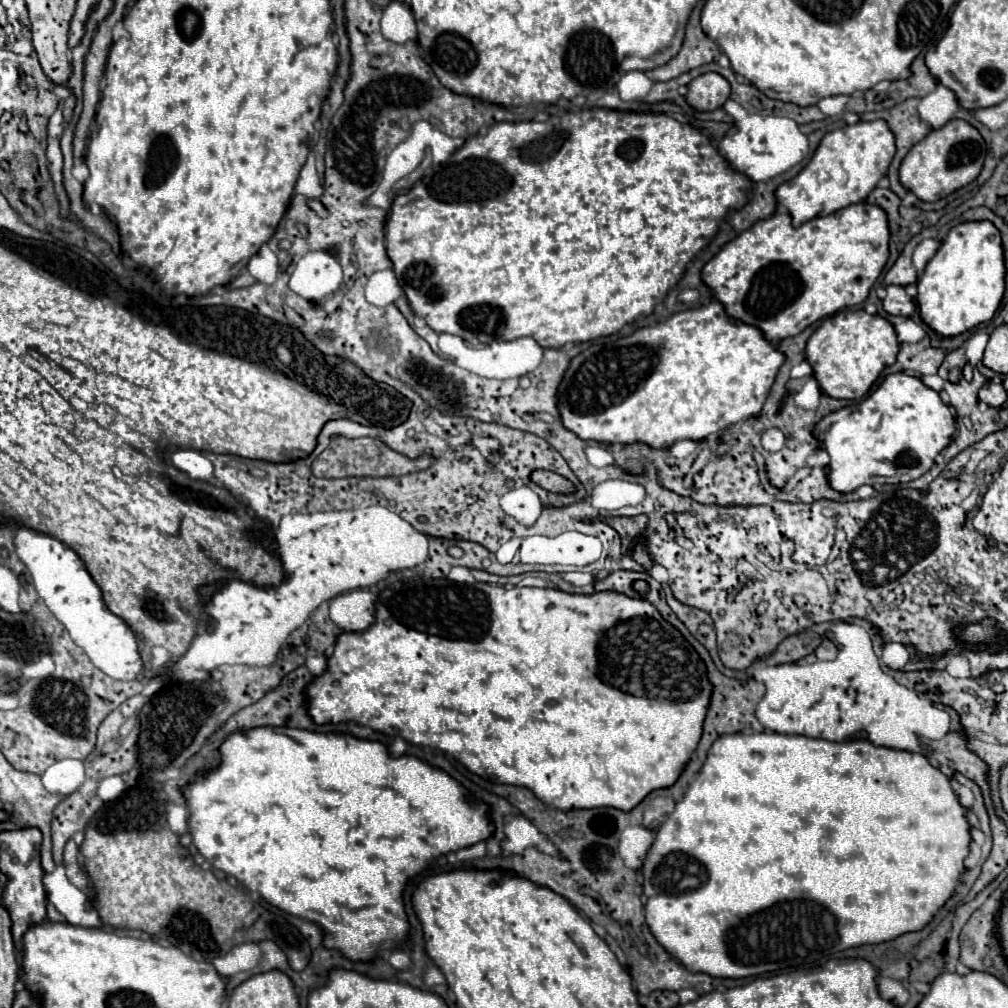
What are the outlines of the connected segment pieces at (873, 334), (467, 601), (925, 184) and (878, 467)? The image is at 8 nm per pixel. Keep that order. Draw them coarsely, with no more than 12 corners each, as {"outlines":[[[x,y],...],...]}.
{"outlines":[[[864,309],[822,321],[806,359],[820,389],[858,401],[896,361],[892,323]],[[400,577],[316,725],[634,809],[712,685],[646,599]],[[952,119],[908,151],[900,181],[938,201],[980,175],[988,147]],[[892,373],[816,425],[840,493],[908,483],[956,419]]]}

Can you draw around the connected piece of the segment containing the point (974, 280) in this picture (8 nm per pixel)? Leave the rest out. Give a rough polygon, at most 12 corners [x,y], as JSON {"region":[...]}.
{"region":[[952,227],[916,285],[954,337],[990,321],[1006,285],[1000,231]]}

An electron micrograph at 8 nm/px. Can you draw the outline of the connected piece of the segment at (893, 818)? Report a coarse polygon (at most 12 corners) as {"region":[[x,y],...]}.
{"region":[[722,735],[640,867],[692,973],[928,925],[970,825],[920,753]]}

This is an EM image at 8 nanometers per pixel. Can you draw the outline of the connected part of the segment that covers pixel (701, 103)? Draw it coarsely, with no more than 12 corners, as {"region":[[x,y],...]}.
{"region":[[718,73],[690,81],[688,103],[714,111],[730,97],[730,83]]}

